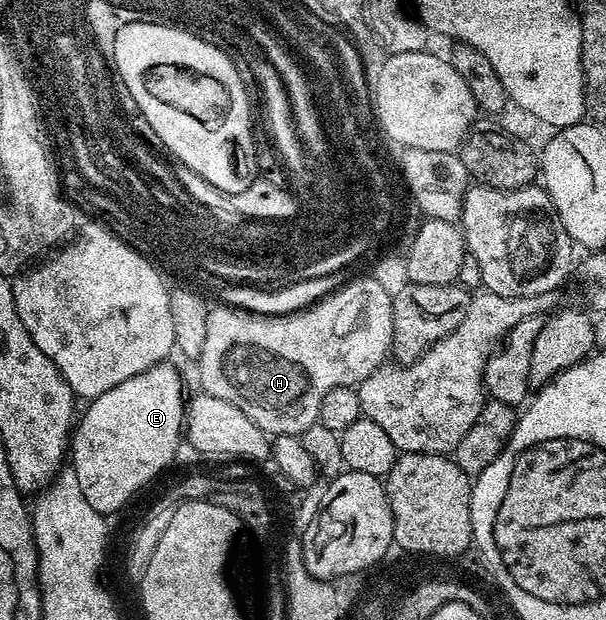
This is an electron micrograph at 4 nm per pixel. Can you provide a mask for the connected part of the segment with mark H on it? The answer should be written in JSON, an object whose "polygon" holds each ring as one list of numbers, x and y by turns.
{"polygon":[[357,278,346,281,344,285,338,287,332,294,328,294,318,299,313,305,306,306,304,309,297,310,287,314,256,314,250,310,243,310,236,305,223,306,217,304,209,311,207,318,207,340,203,340,203,352,199,359,201,365,201,387,204,393,215,396,219,400,227,400,227,404,235,404,247,415,248,418,257,425,261,430,270,436,278,434,296,434,300,436,305,429,311,428,319,422,321,416,321,405,323,396,331,392,334,386,351,386,356,387,371,372,375,372,390,357,394,349,393,344,393,300,390,291,385,291,379,283,373,278]]}

